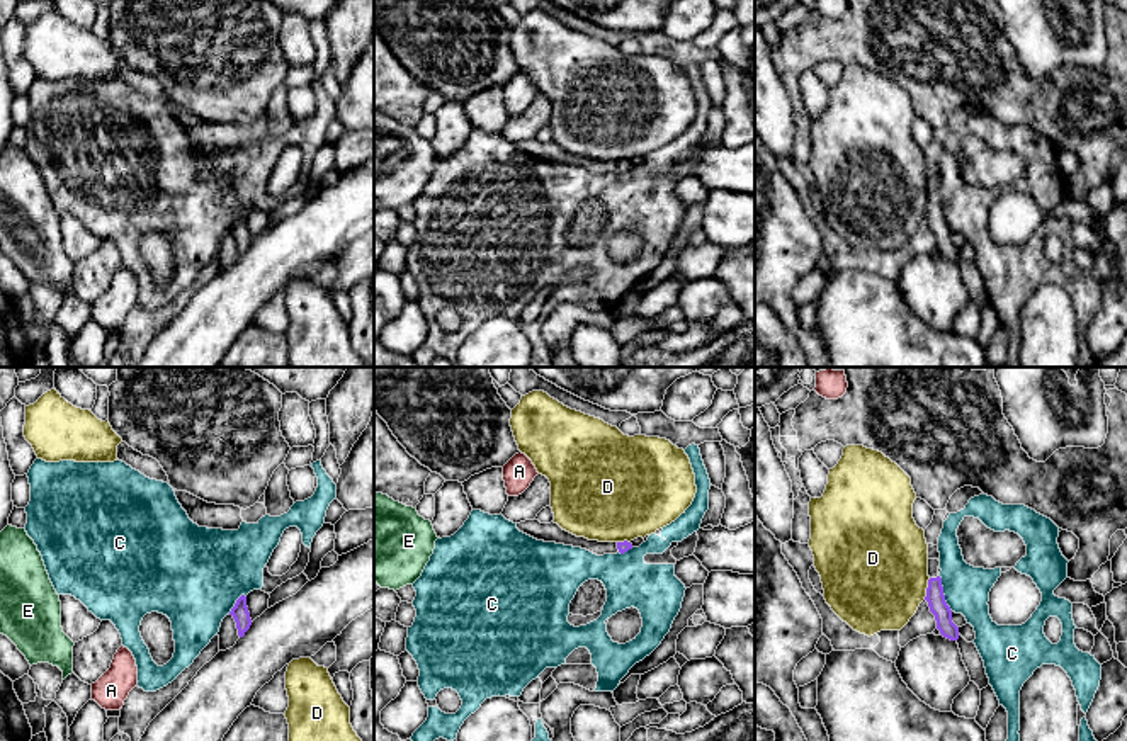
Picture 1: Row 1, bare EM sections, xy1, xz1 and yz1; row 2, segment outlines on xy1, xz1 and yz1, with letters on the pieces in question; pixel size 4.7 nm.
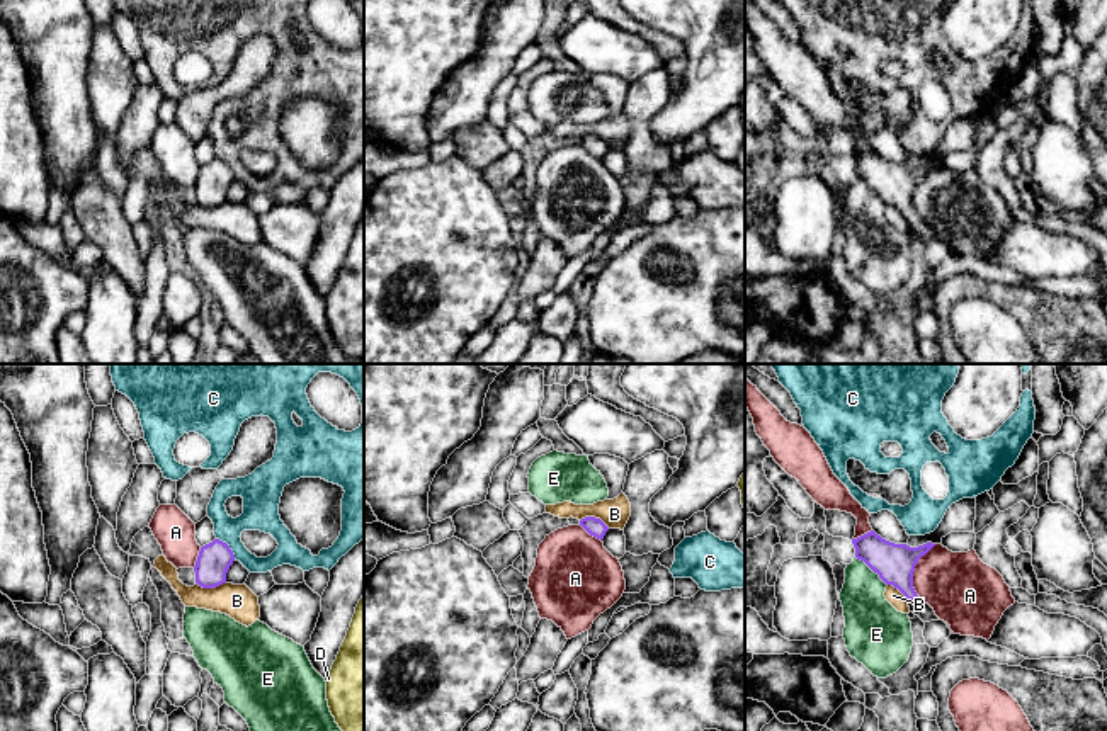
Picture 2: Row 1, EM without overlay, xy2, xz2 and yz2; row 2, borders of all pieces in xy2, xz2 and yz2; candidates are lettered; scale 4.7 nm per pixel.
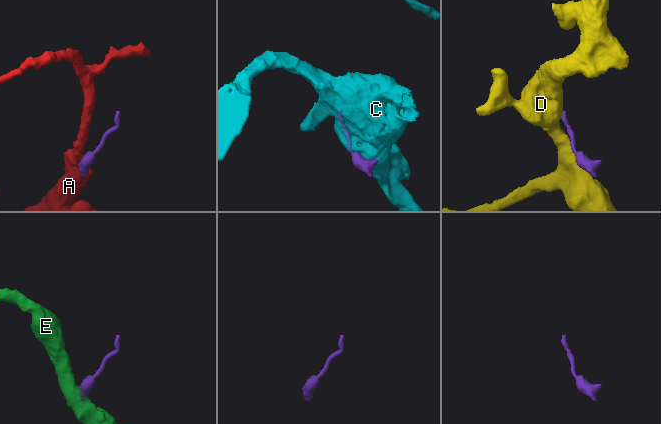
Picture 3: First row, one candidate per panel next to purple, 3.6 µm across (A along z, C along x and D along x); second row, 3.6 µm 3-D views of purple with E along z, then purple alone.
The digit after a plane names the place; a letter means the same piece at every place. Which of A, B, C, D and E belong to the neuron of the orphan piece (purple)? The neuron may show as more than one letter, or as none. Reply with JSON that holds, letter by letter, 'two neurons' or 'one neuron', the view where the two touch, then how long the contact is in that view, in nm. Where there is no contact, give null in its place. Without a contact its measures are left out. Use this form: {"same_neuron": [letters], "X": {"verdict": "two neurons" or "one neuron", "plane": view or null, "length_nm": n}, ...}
{"same_neuron": [], "A": {"verdict": "two neurons", "plane": "yz2", "length_nm": 260}, "B": {"verdict": "two neurons", "plane": "xz2", "length_nm": 150}, "C": {"verdict": "two neurons", "plane": "yz1", "length_nm": 180}, "D": {"verdict": "two neurons", "plane": "yz1", "length_nm": 110}, "E": {"verdict": "two neurons", "plane": "yz2", "length_nm": 200}}

